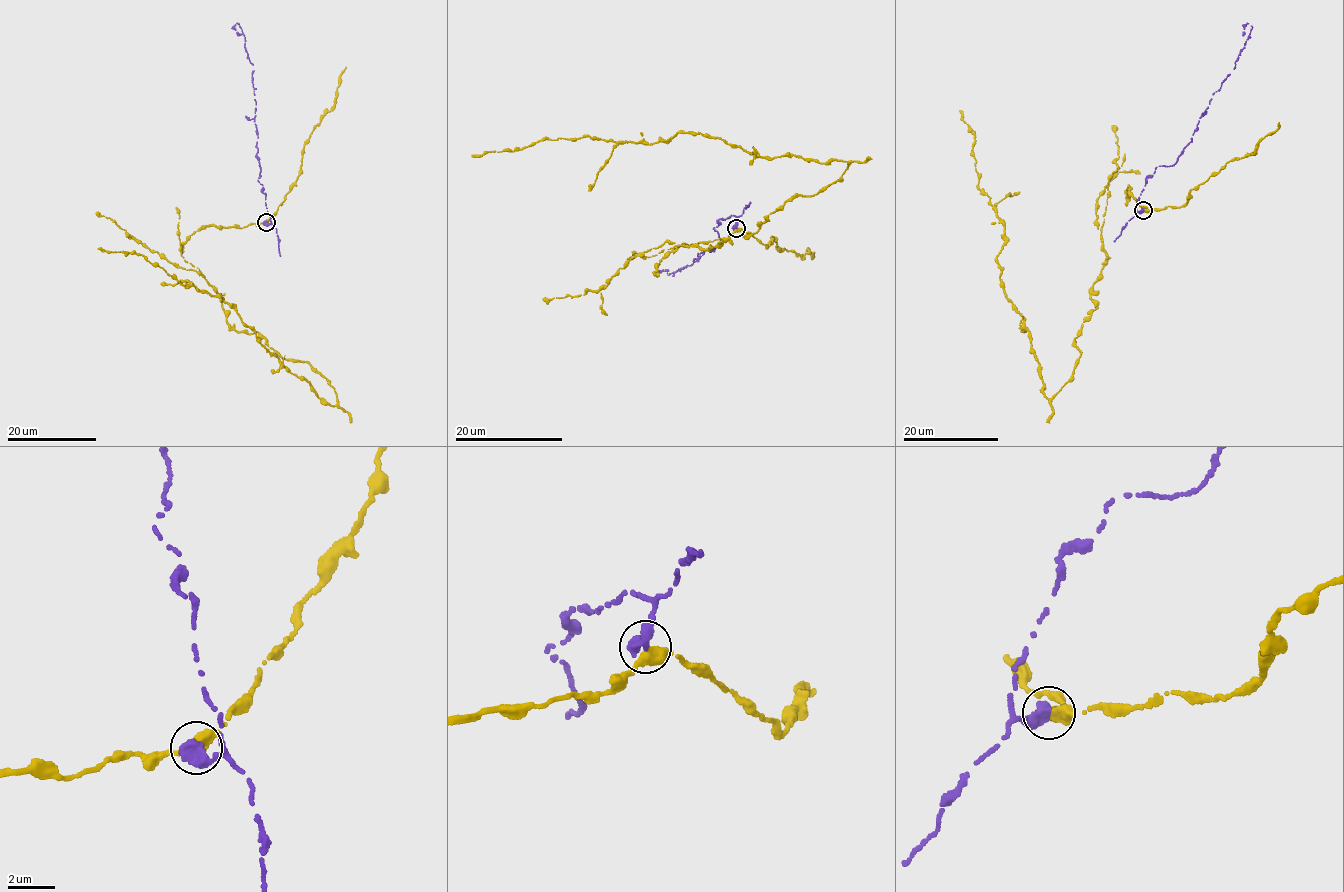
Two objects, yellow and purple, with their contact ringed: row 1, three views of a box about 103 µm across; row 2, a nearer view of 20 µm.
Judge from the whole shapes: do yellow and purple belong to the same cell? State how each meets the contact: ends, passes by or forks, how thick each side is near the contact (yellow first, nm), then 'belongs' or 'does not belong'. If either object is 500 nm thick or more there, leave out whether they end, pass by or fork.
460/600 nm | does not belong

